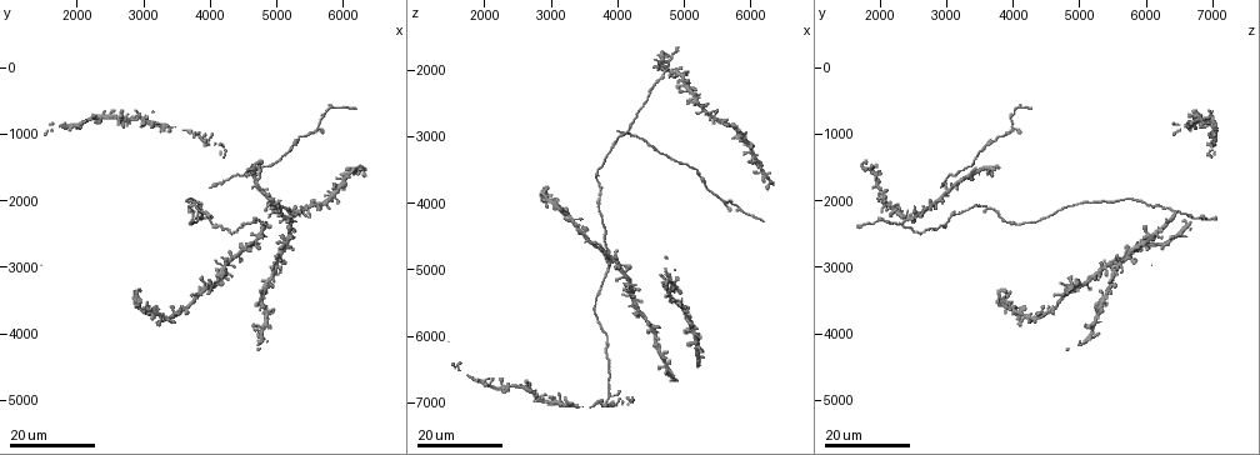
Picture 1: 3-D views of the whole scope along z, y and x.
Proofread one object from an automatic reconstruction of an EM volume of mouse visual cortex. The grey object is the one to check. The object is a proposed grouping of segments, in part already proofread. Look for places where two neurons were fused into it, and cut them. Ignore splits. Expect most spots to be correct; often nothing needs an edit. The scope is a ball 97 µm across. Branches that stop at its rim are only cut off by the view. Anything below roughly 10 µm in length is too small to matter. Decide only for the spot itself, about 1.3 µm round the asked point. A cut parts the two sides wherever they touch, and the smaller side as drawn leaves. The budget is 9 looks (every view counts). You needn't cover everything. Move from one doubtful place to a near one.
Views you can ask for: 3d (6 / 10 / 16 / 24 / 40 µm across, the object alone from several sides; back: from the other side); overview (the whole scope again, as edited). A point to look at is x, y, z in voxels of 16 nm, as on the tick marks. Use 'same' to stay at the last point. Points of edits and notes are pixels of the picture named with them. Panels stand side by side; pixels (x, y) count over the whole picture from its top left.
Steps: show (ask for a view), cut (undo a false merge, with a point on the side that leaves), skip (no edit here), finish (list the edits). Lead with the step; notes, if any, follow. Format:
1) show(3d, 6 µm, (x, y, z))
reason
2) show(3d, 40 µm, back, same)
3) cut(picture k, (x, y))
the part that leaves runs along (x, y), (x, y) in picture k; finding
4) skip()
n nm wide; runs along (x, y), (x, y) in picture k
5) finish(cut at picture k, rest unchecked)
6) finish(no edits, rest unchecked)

show(3d, 24 µm, (5600, 950, 4000))

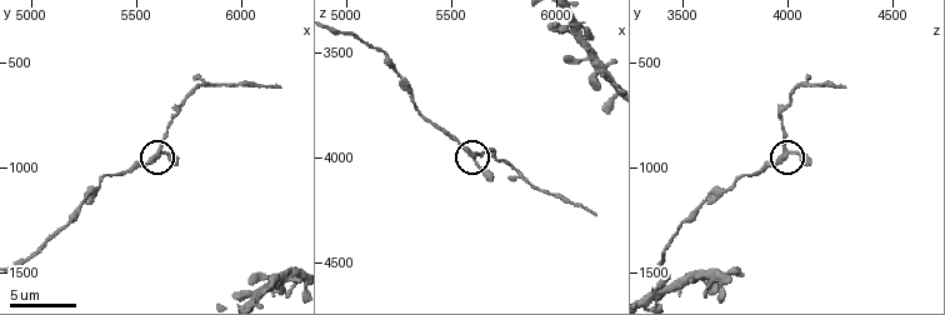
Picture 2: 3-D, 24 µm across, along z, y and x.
show(3d, 6 µm, (5620, 900, 3980))

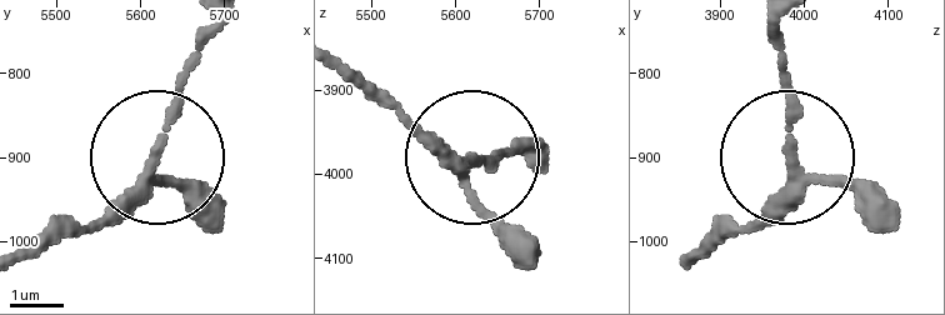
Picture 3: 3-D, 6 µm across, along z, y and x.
show(3d, 6 µm, back, (5620, 895, 3985))

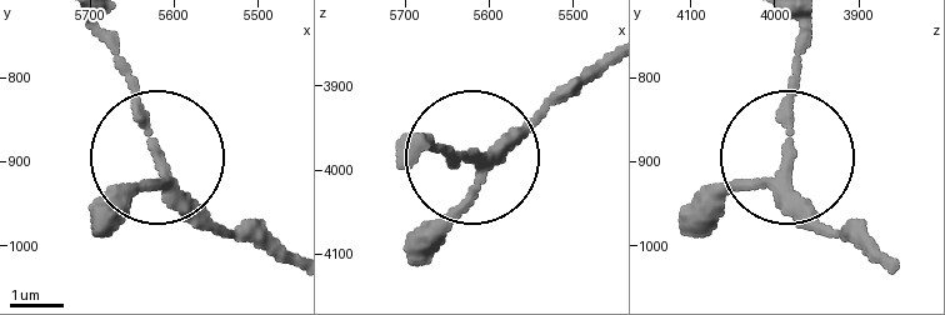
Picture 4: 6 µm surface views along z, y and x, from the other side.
skip()
runs along (293, 259), (239, 241), (185, 196), (96, 21) in picture 4; one neuron here

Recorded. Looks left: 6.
show(3d, 6 µm, (5310, 1110, 3720))
calibre changes

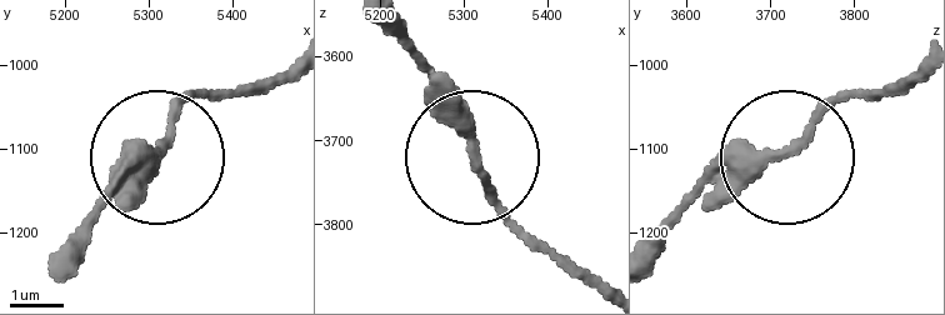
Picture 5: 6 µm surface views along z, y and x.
skip()
310 nm wide; one neuron here

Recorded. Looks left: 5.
show(3d, 16 µm, (3750, 2300, 3900))
narrows sharply

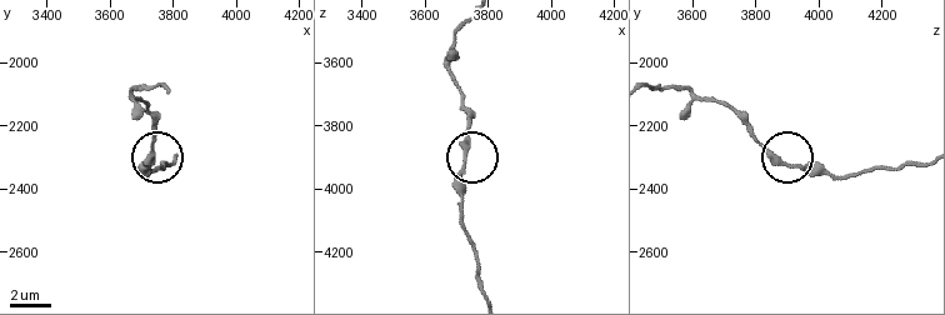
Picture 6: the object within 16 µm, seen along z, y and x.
show(3d, 10 µm, (3720, 2330, 3910))

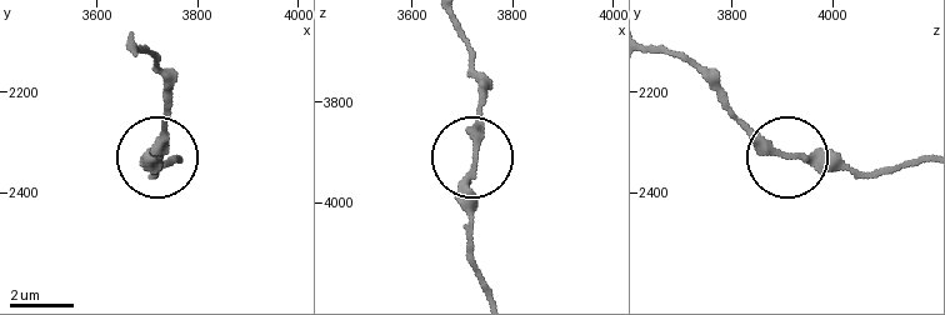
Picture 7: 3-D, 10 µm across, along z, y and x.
skip()
260 nm wide; runs along (490, 293), (469, 244), (478, 93) in picture 7; one neuron here

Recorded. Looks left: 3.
show(3d, 16 µm, (3700, 1950, 5650))

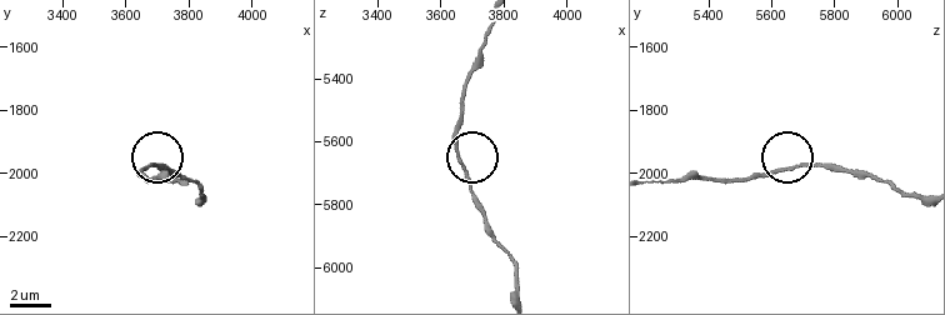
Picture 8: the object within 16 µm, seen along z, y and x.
show(3d, 10 µm, (3680, 1980, 5680))

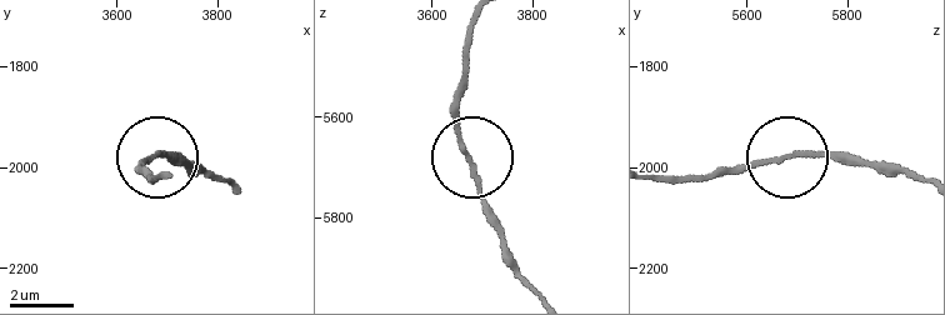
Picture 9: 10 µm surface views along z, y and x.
skip()
runs along (790, 158), (858, 158) in picture 9; one neuron here

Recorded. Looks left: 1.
finish(no edits, rest unchecked)

